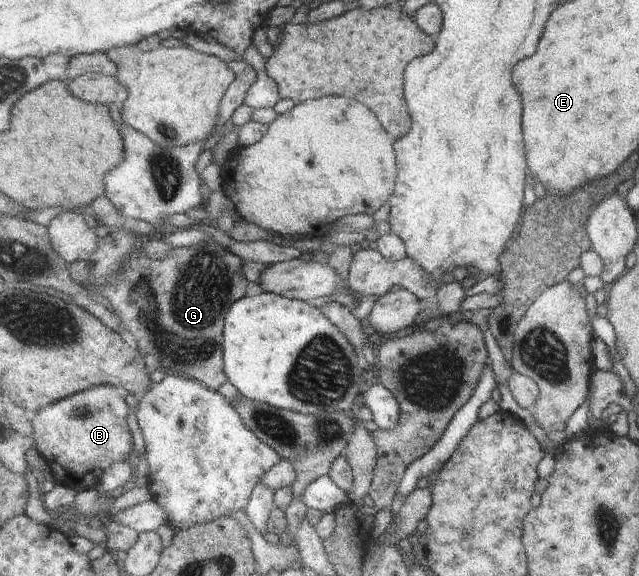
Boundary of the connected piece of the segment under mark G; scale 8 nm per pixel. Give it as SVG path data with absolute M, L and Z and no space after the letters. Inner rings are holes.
M213 239L205 244L175 247L167 260L153 260L138 254L125 264L125 272L115 282L104 284L101 292L122 324L133 333L143 354L157 356L169 372L185 374L216 391L229 381L224 369L224 326L233 304L247 297L249 282L245 278L244 262L236 253L229 252L226 244L221 246Z

